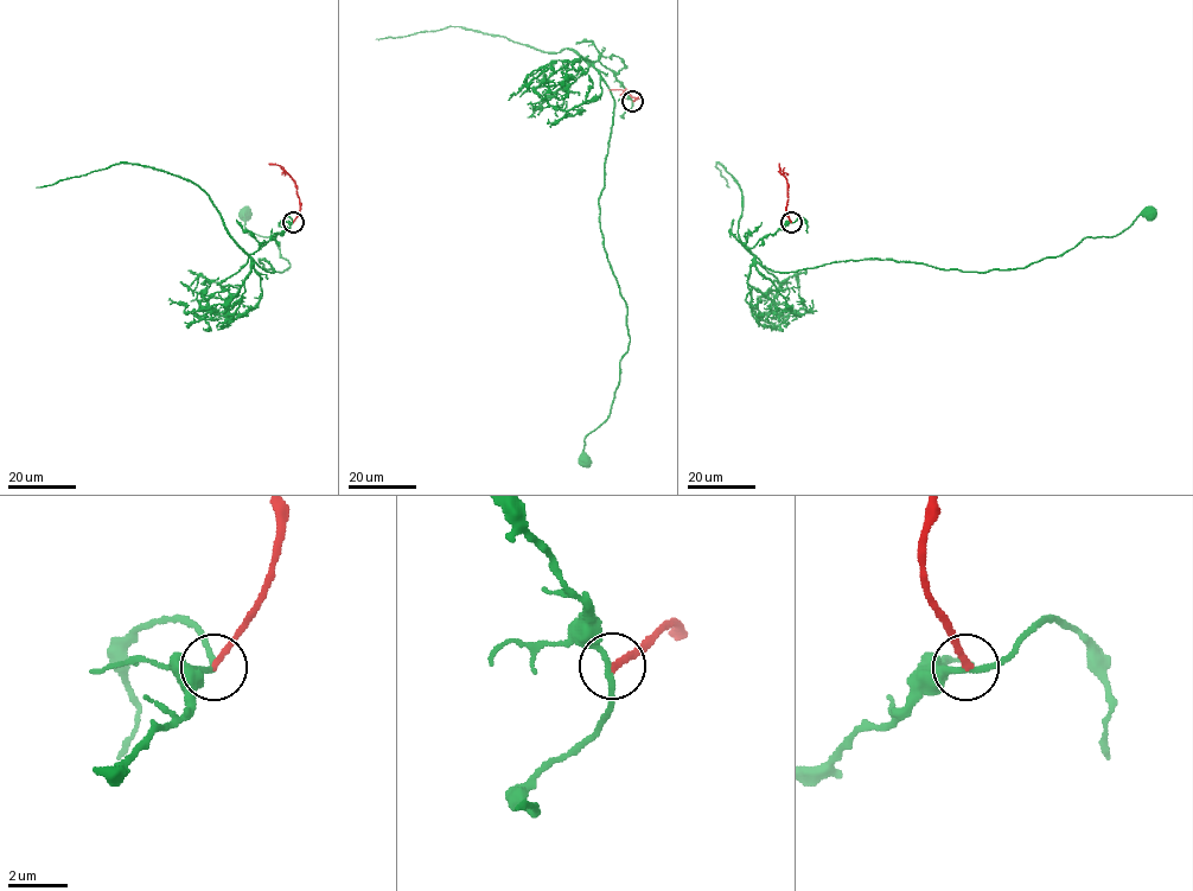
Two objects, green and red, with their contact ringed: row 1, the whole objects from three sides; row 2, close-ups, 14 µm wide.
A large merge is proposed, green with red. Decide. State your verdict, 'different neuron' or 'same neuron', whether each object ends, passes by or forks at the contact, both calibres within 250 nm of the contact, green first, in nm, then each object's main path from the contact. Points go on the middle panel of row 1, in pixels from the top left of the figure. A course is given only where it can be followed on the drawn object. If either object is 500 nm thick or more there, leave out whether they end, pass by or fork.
different neuron | green passes by | red ends | 190/200 nm | green via (632, 101), (610, 69), (591, 63), (614, 100), (600, 231), (630, 339), (611, 413), (585, 439), (585, 460) | red via (632, 101), (639, 96), (633, 97), (626, 90), (608, 90)

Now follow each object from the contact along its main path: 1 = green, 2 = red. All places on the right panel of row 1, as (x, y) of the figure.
1: (790, 222), (750, 249), (760, 265), (790, 272), (879, 259), (984, 272), (1061, 256), (1149, 211)
2: (790, 222), (786, 210), (788, 179), (779, 171), (779, 164)

